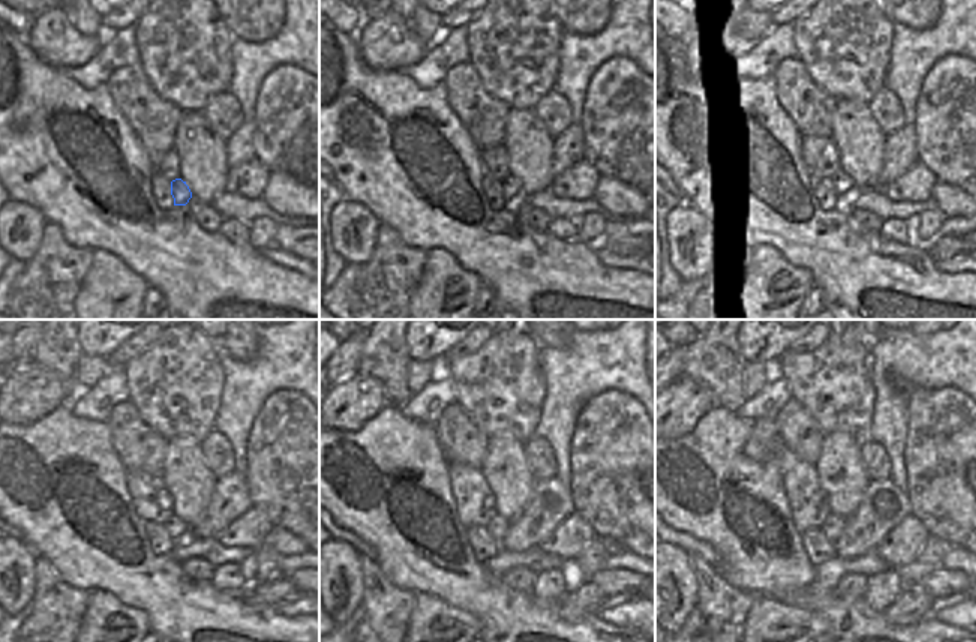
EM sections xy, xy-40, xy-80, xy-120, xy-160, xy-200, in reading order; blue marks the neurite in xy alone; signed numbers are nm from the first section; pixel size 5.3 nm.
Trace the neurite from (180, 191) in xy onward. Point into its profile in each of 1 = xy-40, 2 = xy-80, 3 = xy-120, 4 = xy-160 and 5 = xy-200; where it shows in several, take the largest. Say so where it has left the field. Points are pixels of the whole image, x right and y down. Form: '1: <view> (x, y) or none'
1: xy-40 (513, 192)
2: xy-80 (843, 185)
3: xy-120 (176, 528)
4: xy-160 (498, 527)
5: xy-200 (832, 525)

